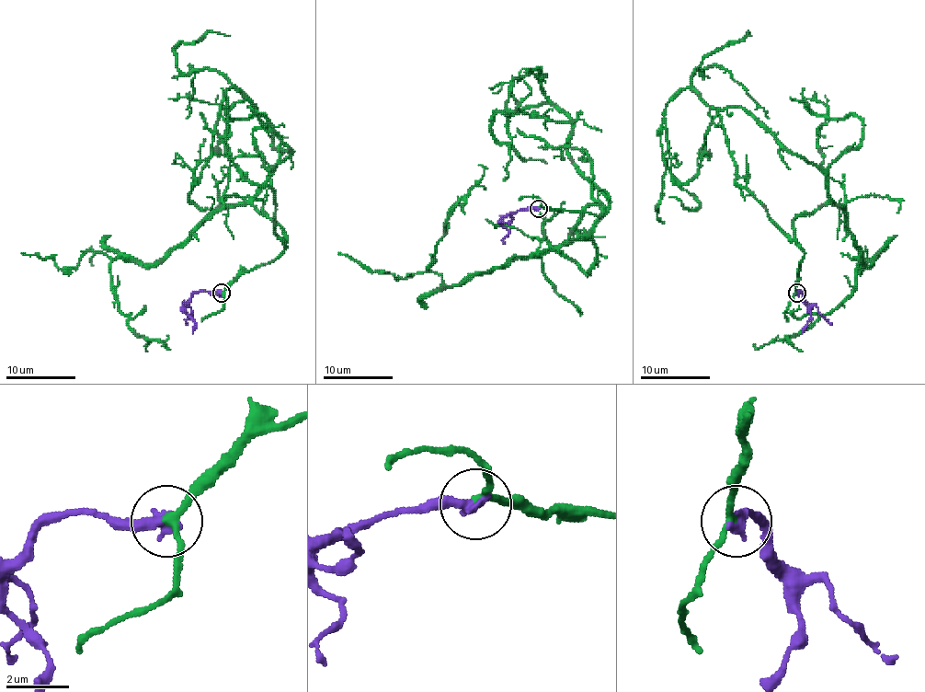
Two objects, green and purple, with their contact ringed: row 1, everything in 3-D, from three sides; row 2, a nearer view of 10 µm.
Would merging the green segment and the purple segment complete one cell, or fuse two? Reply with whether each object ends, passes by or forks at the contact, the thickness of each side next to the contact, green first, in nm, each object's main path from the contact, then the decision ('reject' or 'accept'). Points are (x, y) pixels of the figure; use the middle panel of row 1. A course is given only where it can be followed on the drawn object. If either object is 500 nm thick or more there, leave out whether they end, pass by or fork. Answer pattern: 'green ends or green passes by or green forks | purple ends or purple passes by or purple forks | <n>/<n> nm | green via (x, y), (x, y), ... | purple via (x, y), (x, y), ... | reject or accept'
green passes by | purple ends | 220/400 nm | green via (538, 209), (601, 207), (571, 240), (608, 200), (536, 77), (511, 80), (531, 117), (582, 112) | purple via (538, 209), (511, 212), (503, 219), (508, 223), (511, 219), (510, 213) | accept

